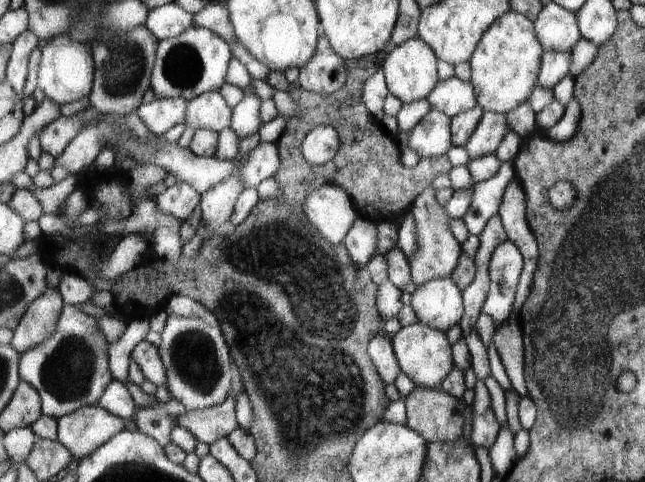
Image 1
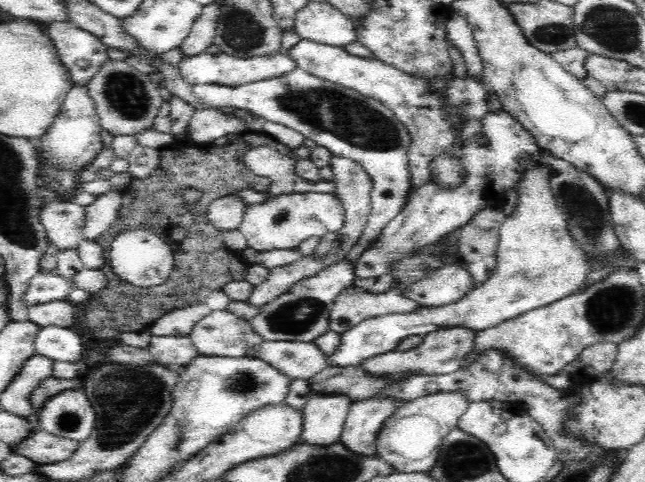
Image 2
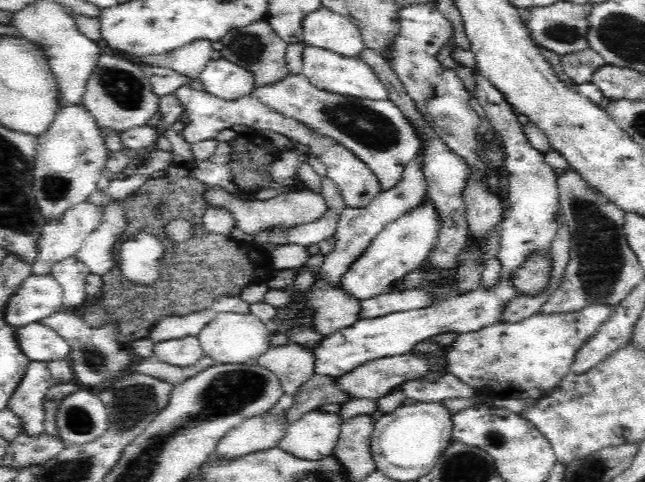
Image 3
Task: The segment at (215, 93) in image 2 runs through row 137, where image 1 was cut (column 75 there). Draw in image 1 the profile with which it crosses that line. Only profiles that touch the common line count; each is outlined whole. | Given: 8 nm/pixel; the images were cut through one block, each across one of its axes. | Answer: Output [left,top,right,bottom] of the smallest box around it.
[20,304,114,419]

